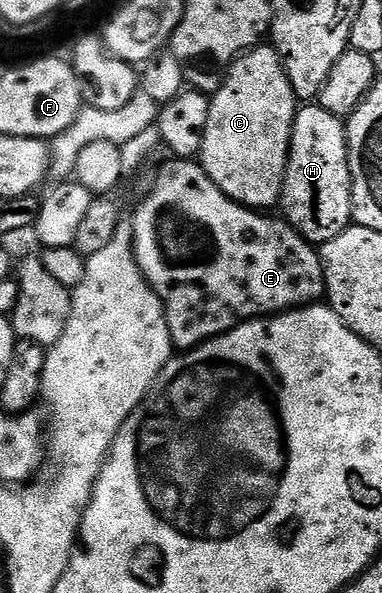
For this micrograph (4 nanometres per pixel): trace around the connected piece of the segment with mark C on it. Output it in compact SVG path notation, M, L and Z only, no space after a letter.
M260 43L235 58L223 78L223 86L210 98L209 123L205 127L205 139L201 164L203 170L217 183L226 197L256 211L267 211L270 205L278 206L283 195L283 180L287 174L287 156L291 150L291 128L297 112L297 98L283 70L279 53L270 44Z

